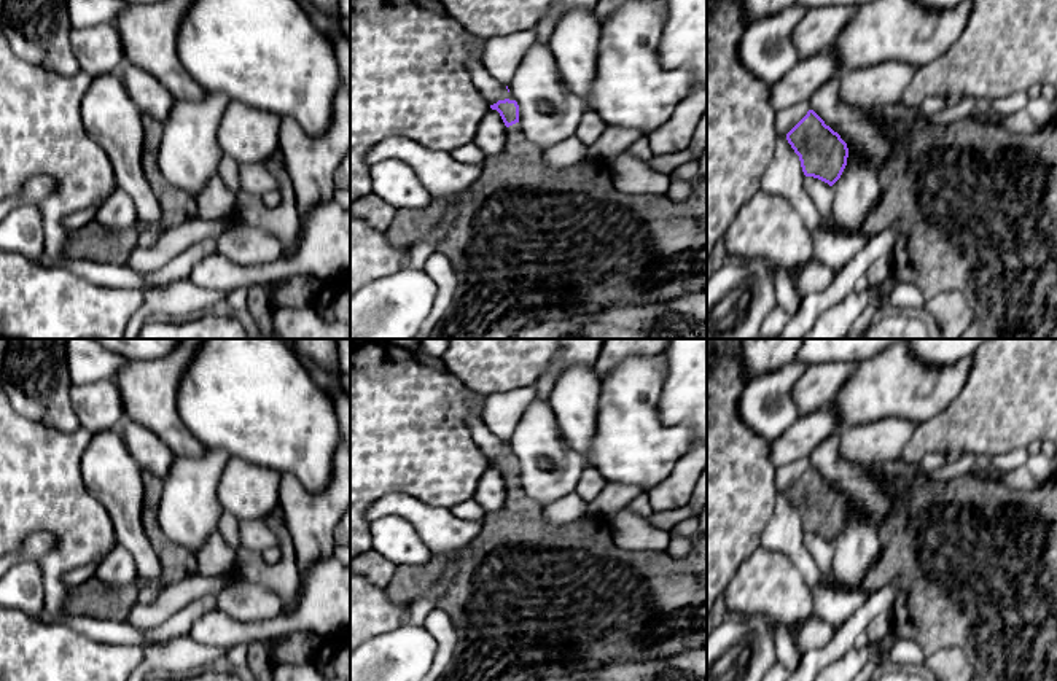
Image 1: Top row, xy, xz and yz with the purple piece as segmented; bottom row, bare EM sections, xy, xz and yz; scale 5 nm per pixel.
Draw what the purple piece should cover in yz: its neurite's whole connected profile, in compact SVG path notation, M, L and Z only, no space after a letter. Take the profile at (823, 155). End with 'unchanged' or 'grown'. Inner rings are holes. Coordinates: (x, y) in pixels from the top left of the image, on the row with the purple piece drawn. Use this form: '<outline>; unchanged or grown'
M813 110L786 134L786 140L799 156L805 177L829 186L841 178L848 158L847 143Z; unchanged

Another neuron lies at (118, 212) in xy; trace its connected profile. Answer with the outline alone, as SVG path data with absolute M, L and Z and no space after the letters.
M116 188L97 210L96 221L108 231L124 231L137 221L135 204L127 193Z

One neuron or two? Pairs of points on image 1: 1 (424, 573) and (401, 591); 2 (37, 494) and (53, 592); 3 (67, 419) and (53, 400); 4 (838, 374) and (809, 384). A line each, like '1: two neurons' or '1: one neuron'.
1: one neuron
2: one neuron
3: one neuron
4: one neuron

